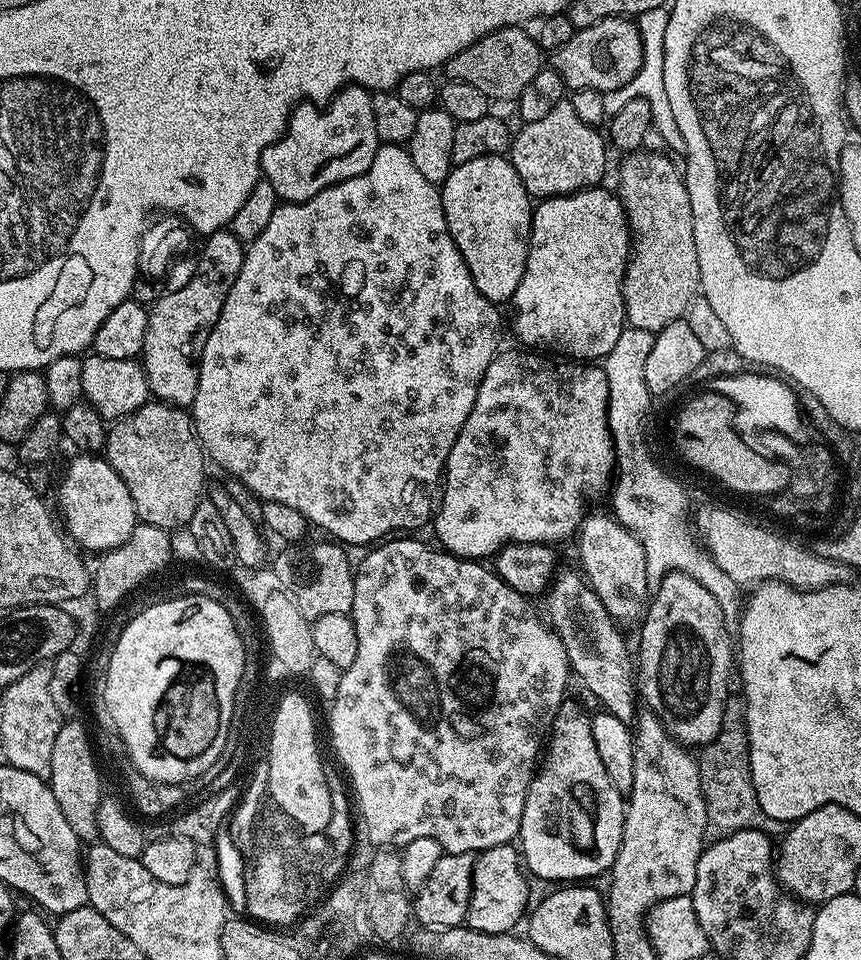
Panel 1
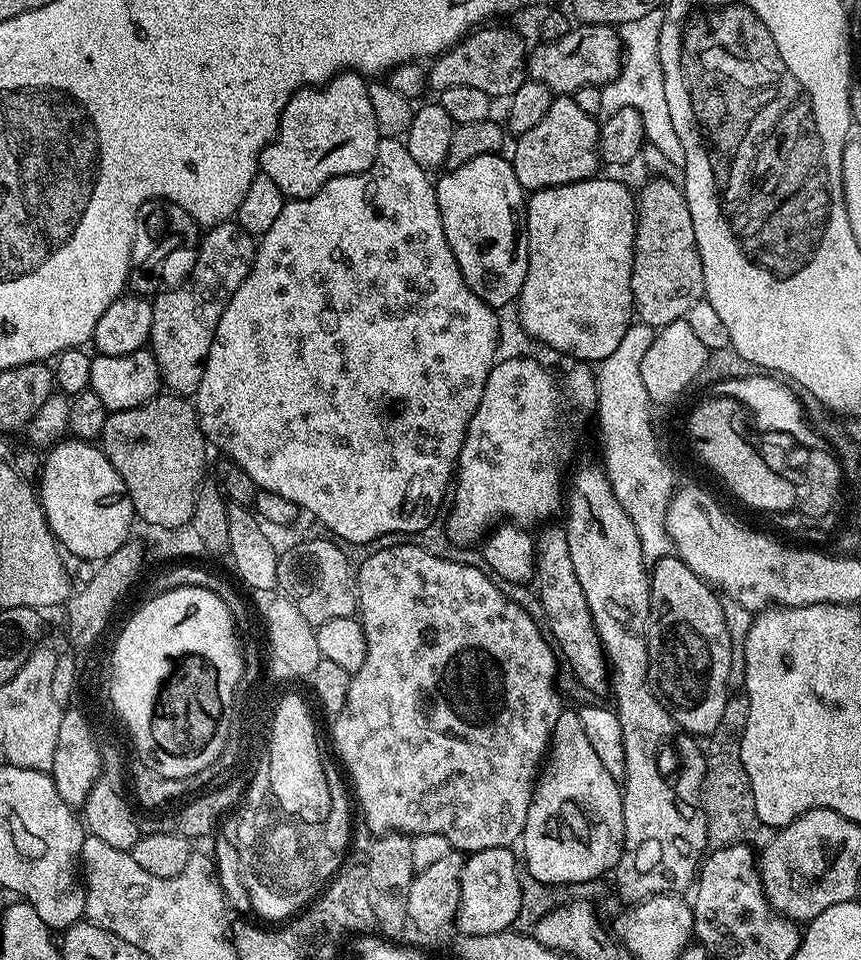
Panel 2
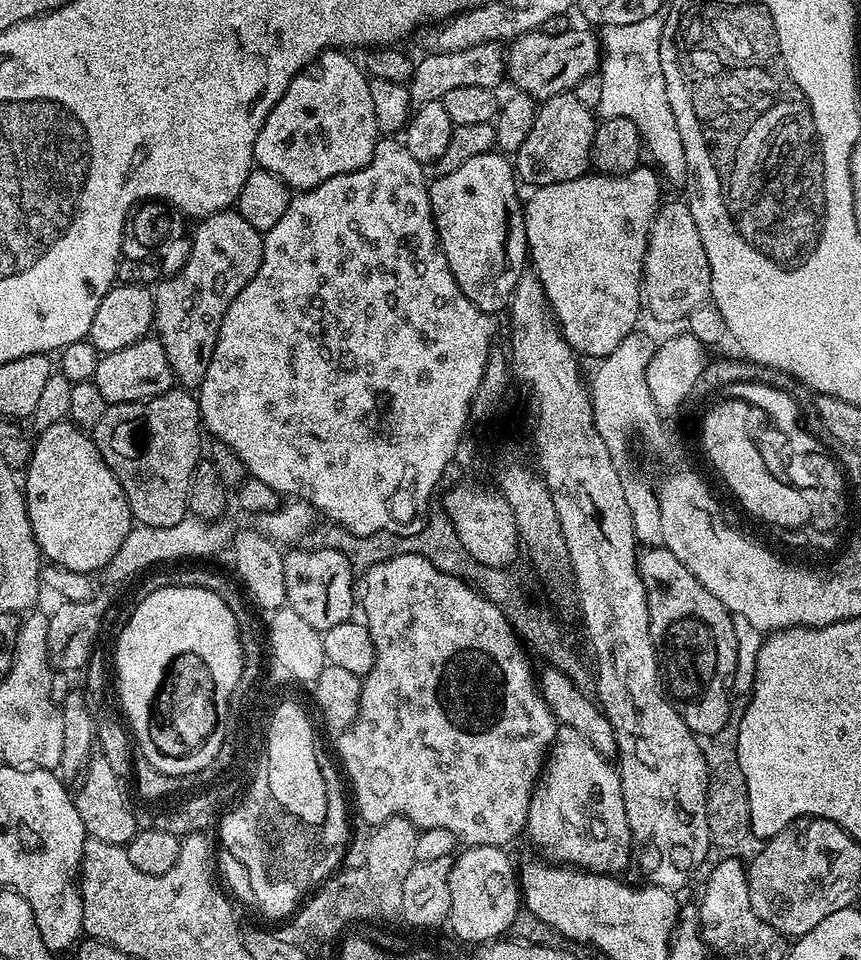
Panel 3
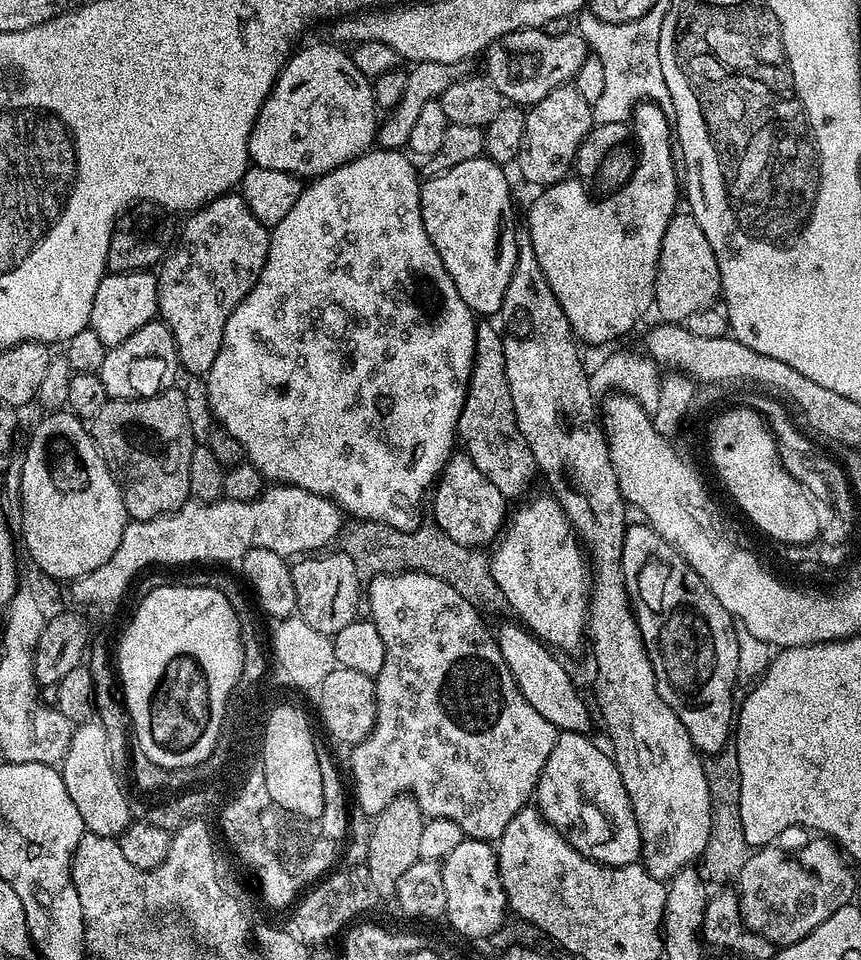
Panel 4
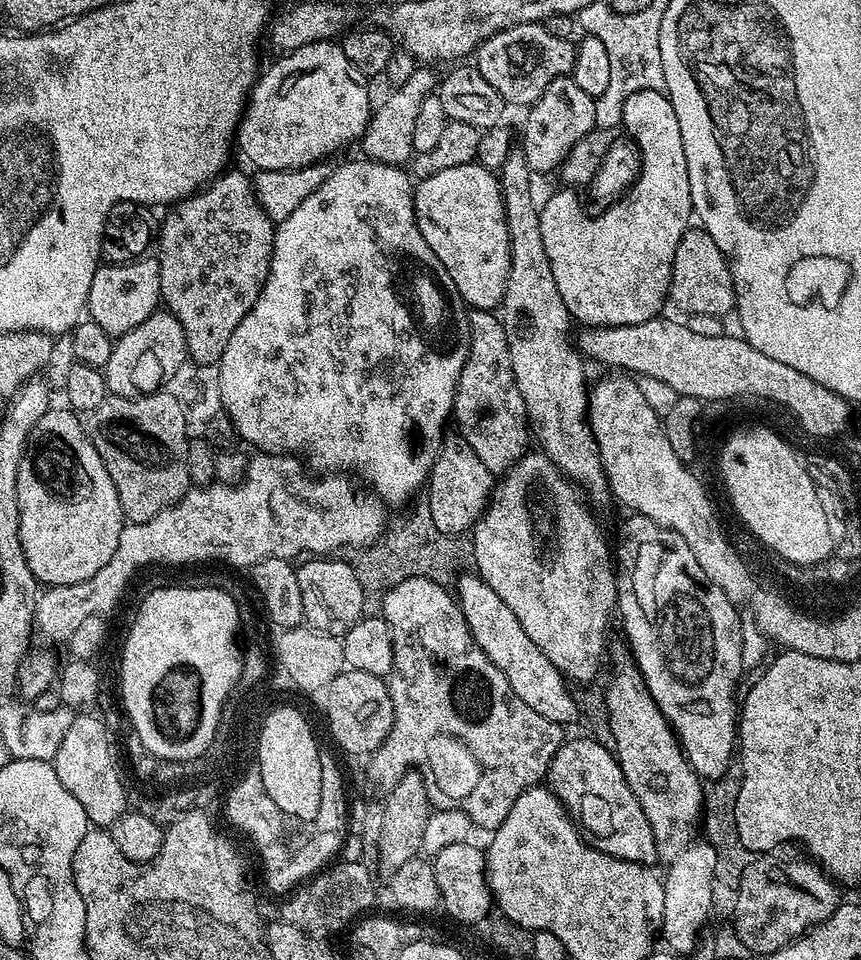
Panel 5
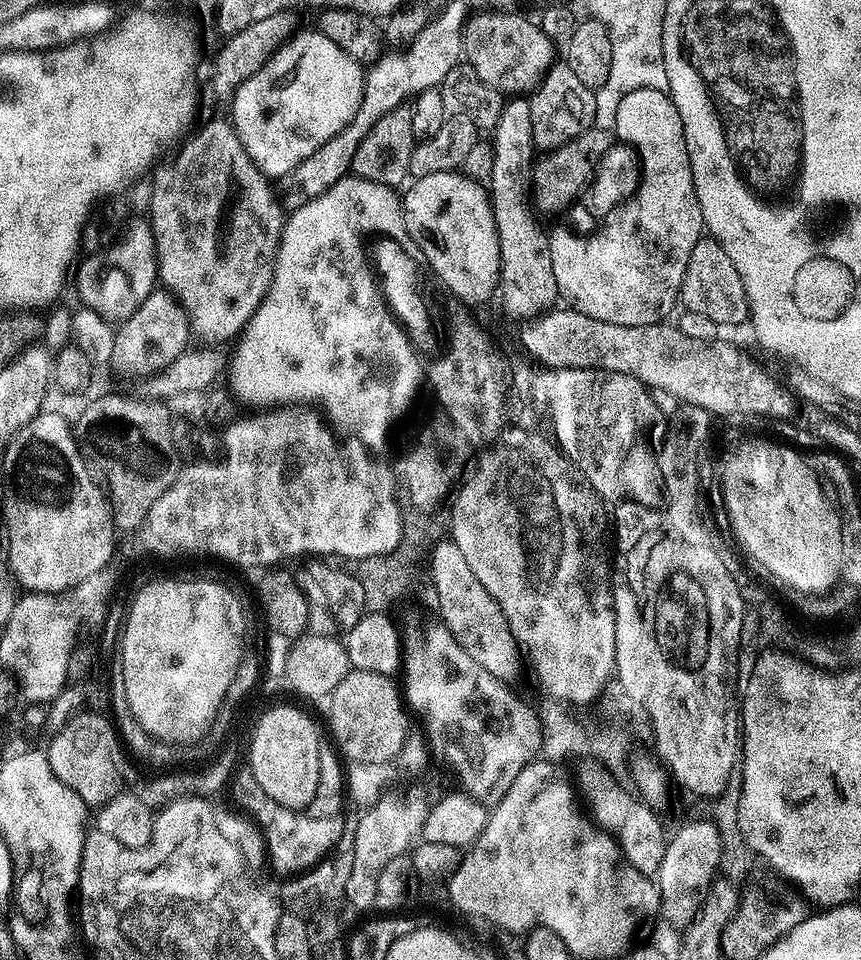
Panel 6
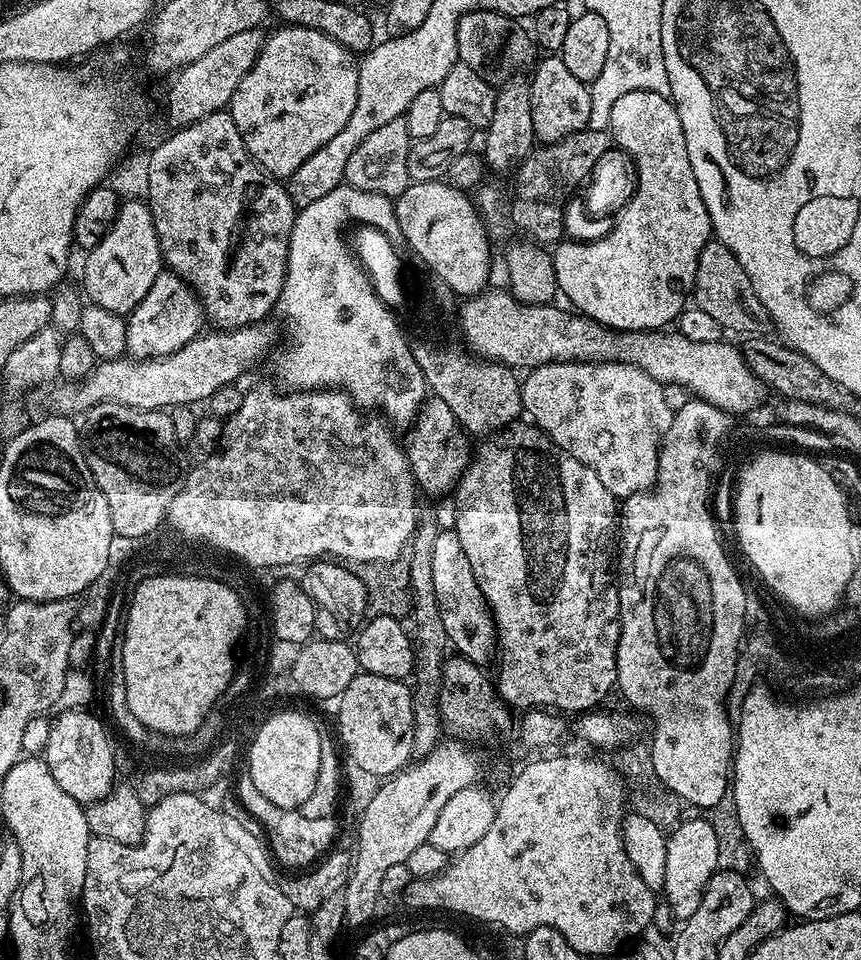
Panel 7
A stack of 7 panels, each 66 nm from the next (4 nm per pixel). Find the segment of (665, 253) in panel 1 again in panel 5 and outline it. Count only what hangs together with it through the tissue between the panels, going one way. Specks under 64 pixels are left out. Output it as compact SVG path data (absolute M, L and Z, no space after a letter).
M699 226L689 227L682 242L678 242L672 263L668 300L676 303L688 316L710 314L724 318L728 311L729 315L735 309L736 295L728 262L718 250L714 238L710 238L710 234Z

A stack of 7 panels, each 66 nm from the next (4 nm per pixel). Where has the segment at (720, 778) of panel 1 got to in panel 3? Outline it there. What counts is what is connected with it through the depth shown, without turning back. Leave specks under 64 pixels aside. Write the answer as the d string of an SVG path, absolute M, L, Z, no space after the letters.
M728 723L718 734L703 736L699 739L703 756L709 768L707 782L707 830L711 846L708 860L716 863L735 858L752 859L763 848L763 841L752 835L750 822L749 795L746 794L746 780L737 762L737 730L735 723Z

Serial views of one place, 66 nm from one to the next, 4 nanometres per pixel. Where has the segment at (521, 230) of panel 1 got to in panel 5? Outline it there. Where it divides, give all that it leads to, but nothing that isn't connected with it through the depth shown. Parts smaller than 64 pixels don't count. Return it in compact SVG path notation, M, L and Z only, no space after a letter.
M477 162L453 166L451 170L438 170L438 174L430 174L430 178L415 185L412 197L418 230L422 230L426 246L434 250L440 267L446 270L450 284L456 287L457 294L468 303L467 307L499 309L504 302L510 274L510 234L497 173Z

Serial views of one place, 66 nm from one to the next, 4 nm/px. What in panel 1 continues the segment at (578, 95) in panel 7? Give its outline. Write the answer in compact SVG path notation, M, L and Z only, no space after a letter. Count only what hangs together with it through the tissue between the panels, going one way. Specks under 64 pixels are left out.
M567 99L558 101L557 105L538 121L524 122L519 126L520 133L517 136L515 133L510 140L510 159L518 178L522 178L529 196L533 198L565 196L571 192L580 192L584 188L595 188L603 181L600 179L604 176L609 152L605 137L601 133L600 137L596 133L599 131L593 125L582 122L582 118L578 118L574 106Z

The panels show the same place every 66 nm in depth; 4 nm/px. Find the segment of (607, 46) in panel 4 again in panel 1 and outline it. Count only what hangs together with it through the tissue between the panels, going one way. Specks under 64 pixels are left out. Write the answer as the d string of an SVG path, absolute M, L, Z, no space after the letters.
M655 8L646 10L646 14L638 17L638 27L642 38L642 64L634 78L626 86L622 86L613 92L604 93L604 105L609 114L622 110L630 98L642 98L650 102L650 114L652 115L652 127L655 135L660 135L664 139L663 147L667 149L673 157L684 156L684 139L682 130L678 130L678 122L674 122L674 114L670 110L670 98L666 98L666 78L664 77L664 47L666 46L666 22L670 22L668 8Z

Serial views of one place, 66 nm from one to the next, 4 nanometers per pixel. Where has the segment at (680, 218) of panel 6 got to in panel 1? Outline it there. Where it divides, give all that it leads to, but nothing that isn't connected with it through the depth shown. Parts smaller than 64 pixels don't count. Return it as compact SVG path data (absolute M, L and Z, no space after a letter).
M604 186L584 188L580 192L571 192L565 196L549 196L541 199L532 209L532 233L528 239L528 257L526 270L522 274L522 282L518 282L518 290L514 290L510 301L512 308L512 328L521 340L521 345L532 350L547 350L552 354L559 354L564 358L571 358L581 362L600 362L614 350L618 342L618 334L626 327L624 318L624 271L628 265L630 251L630 233L628 219L624 213L624 203L615 191L607 192Z

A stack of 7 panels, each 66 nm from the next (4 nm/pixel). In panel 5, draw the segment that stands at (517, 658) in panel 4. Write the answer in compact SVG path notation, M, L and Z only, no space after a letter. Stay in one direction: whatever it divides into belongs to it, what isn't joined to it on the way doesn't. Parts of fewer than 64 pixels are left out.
M478 574L472 576L461 575L454 584L454 595L459 603L462 614L466 618L466 626L478 642L478 646L506 674L506 682L510 682L510 690L535 710L542 714L542 718L550 718L550 722L561 726L568 726L568 723L579 714L580 708L572 697L569 681L561 675L550 658L530 642L526 630L522 630L522 622L514 618L510 606L490 590L490 586Z

